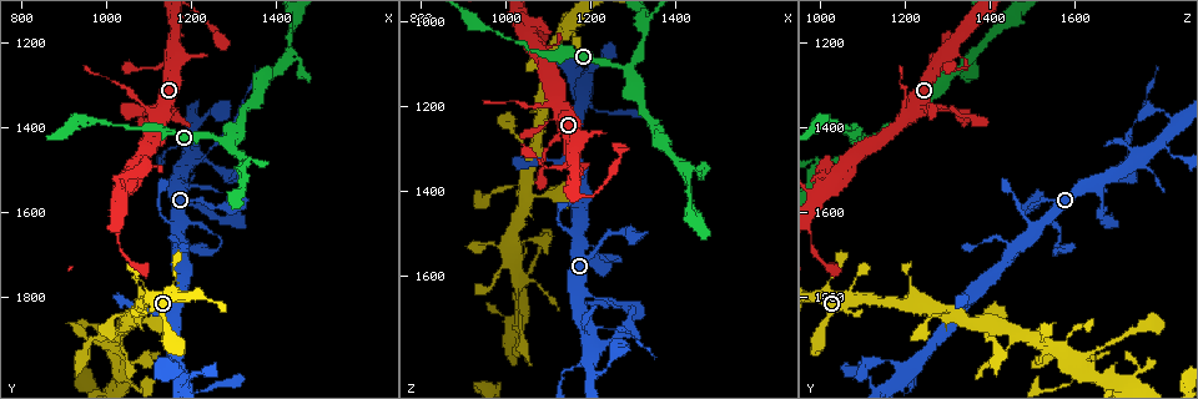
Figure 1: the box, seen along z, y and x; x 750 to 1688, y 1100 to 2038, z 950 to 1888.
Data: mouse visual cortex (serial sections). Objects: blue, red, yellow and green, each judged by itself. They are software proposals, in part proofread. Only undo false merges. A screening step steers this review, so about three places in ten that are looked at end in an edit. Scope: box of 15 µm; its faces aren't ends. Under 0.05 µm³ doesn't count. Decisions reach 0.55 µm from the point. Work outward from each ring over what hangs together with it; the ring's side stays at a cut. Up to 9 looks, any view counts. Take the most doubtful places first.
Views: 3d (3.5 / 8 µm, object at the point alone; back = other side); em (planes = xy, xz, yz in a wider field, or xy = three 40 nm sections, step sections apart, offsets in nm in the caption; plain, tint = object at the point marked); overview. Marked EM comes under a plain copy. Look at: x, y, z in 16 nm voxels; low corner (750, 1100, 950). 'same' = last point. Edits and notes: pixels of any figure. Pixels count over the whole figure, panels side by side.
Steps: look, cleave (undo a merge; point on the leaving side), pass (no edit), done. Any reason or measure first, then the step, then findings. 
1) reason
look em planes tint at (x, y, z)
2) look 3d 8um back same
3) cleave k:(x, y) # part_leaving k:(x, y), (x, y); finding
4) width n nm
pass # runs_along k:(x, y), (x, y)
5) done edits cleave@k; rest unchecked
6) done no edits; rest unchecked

look em xy step 2 tint at (1110, 1360, 1195)

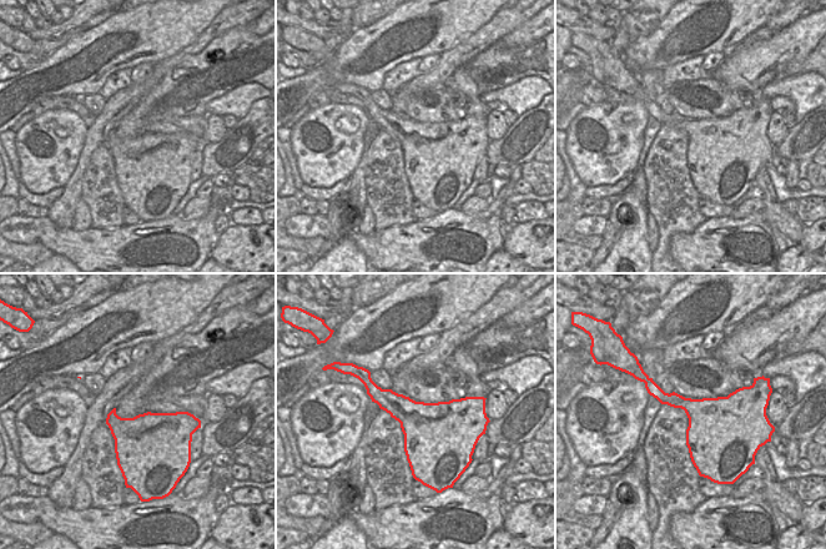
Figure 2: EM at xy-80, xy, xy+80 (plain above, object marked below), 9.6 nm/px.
look 3d 3.5um same

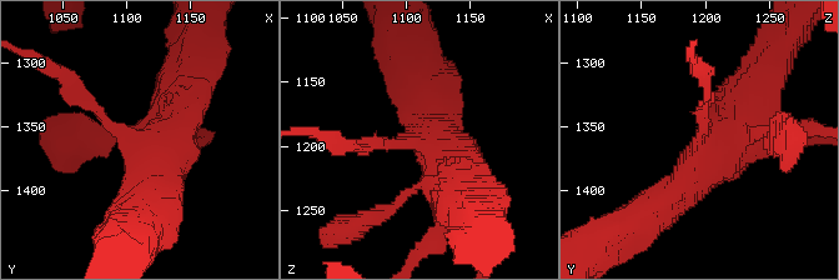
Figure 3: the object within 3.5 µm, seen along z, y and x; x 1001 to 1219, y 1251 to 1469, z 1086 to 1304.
cleave 3:(68, 88) # part_leaving 3:(103, 116), (61, 74), (34, 58); two cells meet here

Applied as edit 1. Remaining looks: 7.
small branch off a trunk
look 3d 8um at (1030, 1945, 1600)

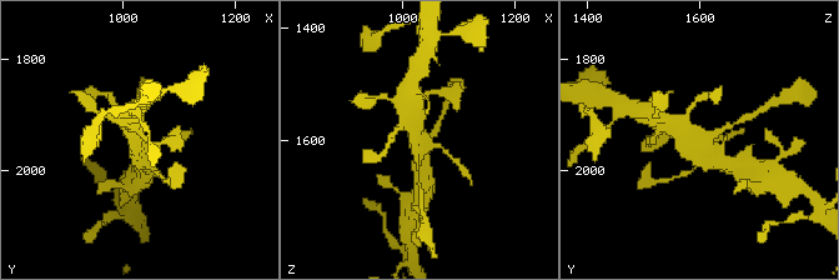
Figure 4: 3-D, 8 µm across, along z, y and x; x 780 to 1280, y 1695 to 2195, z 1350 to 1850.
zoom in
look 3d 3.5um at (1020, 1950, 1595)

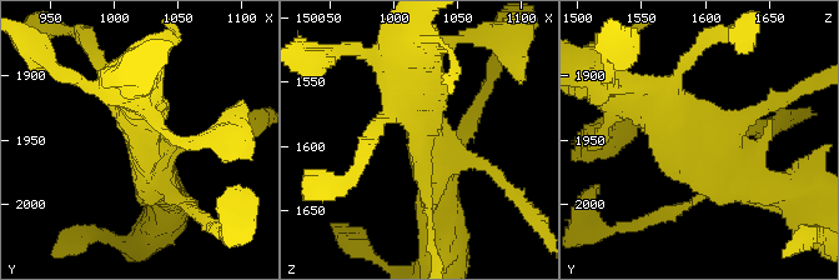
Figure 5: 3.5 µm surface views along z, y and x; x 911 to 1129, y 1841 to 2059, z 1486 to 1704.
look em xy step 5 tint at (1026, 1950, 1598)

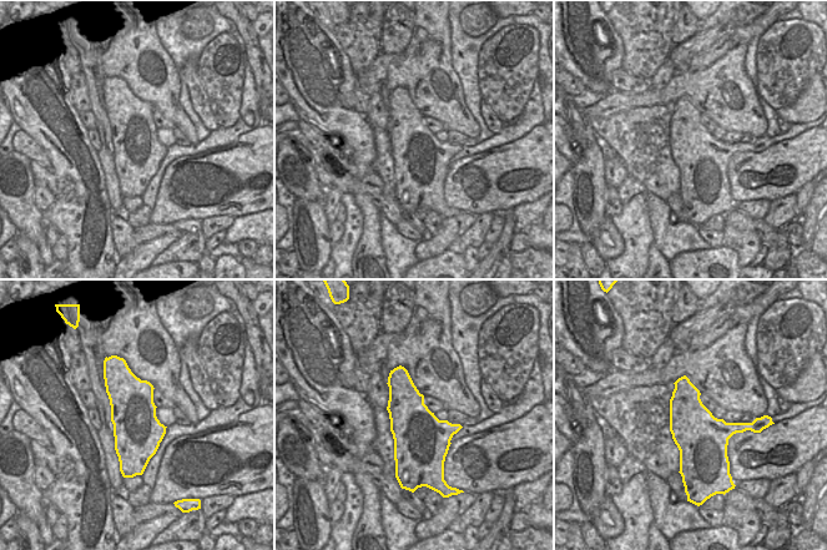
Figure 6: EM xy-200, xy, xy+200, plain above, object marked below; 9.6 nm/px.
pass # continuous, no second cell

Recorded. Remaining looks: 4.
calibre changes
look 3d 3.5um at (1255, 1445, 1725)

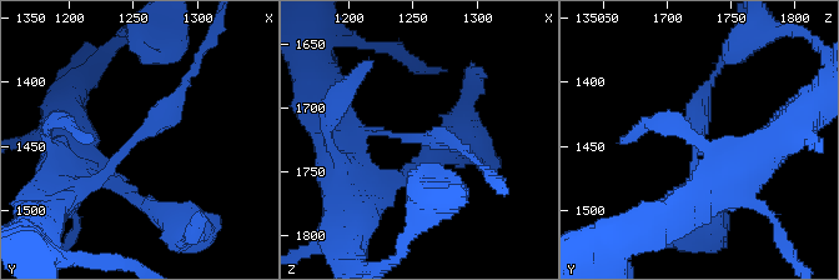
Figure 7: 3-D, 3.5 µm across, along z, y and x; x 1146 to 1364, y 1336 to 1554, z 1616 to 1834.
now the EM
look em xy step 2 tint at (1256, 1440, 1722)

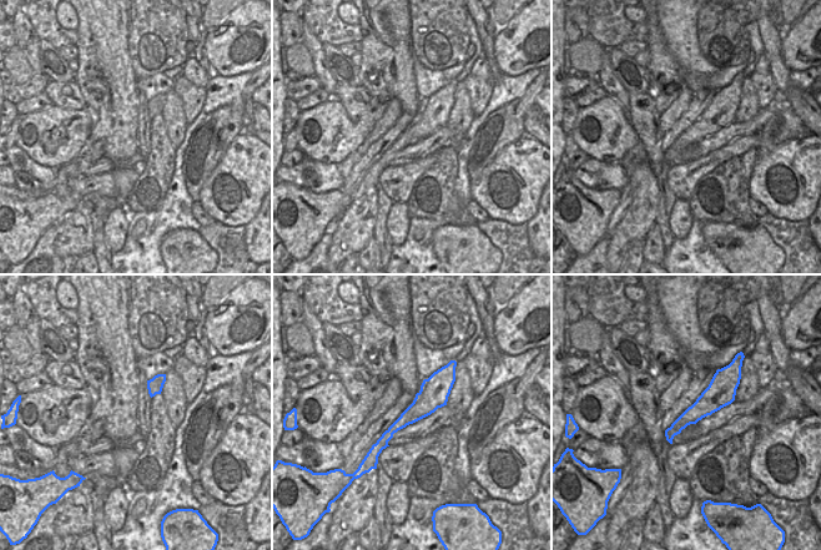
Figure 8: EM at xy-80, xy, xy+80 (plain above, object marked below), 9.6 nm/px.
cleave 7:(694, 110) # a second cell is stuck on

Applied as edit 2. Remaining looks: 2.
done edits cleave@3, cleave@7; rest unchecked

